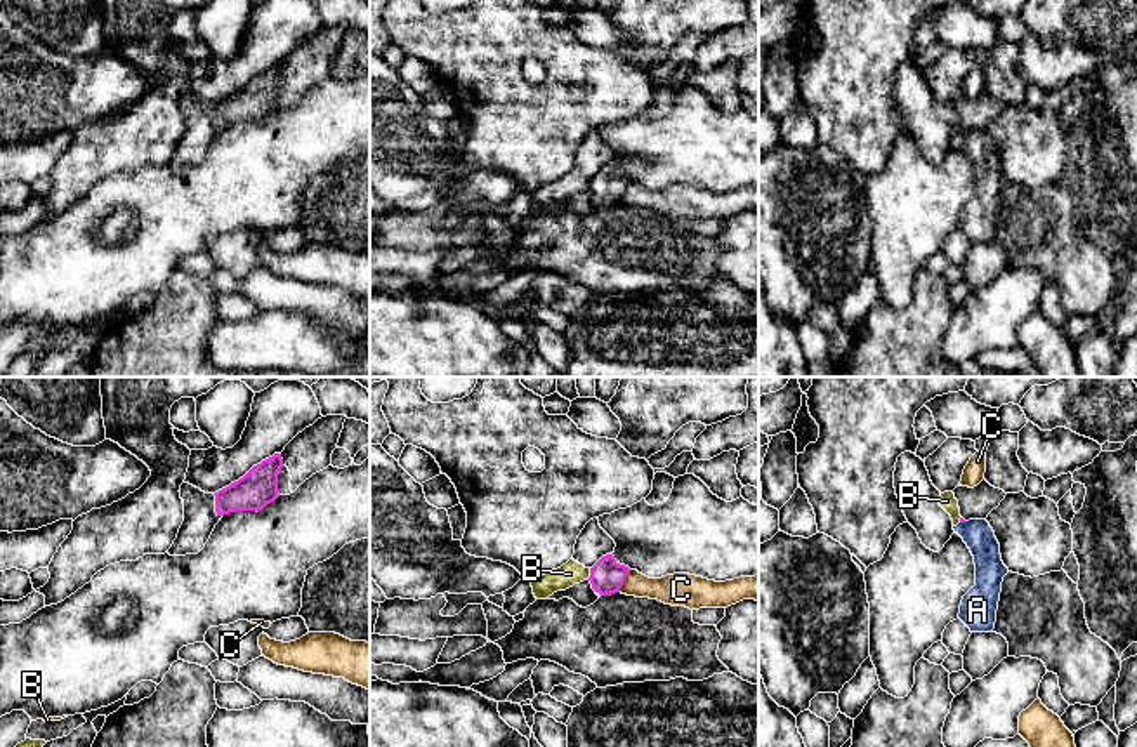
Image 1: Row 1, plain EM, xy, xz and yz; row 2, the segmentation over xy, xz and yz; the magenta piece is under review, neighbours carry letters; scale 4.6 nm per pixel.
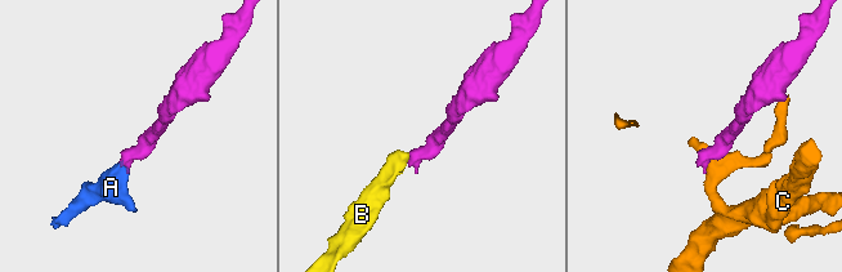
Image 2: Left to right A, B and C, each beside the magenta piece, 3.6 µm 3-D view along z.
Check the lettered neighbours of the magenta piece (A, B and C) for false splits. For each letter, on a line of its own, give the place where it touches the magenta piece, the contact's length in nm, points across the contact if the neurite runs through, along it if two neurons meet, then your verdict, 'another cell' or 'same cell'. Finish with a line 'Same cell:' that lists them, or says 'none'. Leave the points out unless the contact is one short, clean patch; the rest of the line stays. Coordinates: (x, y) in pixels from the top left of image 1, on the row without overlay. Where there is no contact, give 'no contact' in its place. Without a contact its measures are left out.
A: meets magenta in xz at (599, 204); contact 40 nm long; runs through xz (606, 186), (599, 204), (596, 204); same cell
B: meets magenta in xz at (591, 185); contact 50 nm long; border along xz (591, 179), (587, 188); another cell
C: meets magenta in xz at (624, 191); contact 120 nm long; border along xz (630, 181), (618, 202); another cell
Same cell: A

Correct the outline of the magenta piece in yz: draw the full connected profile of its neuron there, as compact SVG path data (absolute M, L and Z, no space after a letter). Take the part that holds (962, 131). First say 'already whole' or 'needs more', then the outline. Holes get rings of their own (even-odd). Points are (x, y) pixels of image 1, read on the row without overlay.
needs more | M960 129L953 137L974 167L976 196L963 207L958 229L970 243L993 243L1003 188L1009 179L1002 172L1000 155L986 130Z

